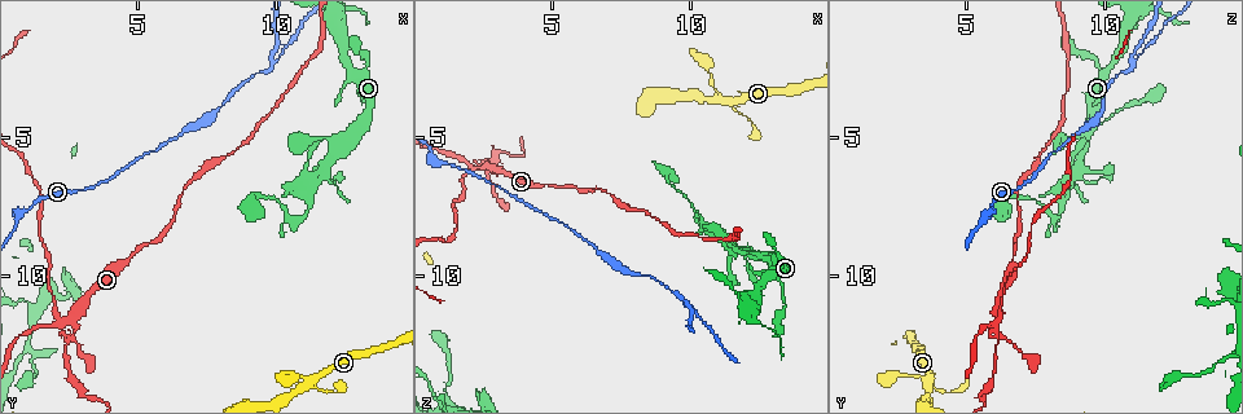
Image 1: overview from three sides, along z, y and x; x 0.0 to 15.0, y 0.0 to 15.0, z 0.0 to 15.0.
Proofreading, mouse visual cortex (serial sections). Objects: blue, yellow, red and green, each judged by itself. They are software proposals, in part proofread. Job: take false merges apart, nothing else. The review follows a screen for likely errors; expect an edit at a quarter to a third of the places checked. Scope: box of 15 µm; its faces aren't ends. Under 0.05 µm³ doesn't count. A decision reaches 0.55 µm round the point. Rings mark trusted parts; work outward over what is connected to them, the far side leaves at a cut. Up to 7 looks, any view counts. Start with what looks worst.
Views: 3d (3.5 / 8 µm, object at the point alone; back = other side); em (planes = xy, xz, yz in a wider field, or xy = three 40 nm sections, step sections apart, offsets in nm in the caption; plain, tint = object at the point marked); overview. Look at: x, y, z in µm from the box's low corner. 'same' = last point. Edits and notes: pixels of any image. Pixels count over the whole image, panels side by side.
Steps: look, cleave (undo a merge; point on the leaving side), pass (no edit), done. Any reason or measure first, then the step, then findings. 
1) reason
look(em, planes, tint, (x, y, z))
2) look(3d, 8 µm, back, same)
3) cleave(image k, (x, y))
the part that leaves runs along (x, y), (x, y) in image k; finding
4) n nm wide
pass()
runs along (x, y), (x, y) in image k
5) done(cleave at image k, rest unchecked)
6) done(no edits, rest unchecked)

look(3d, 3.5 µm, (9.9, 2.5, 11.0))

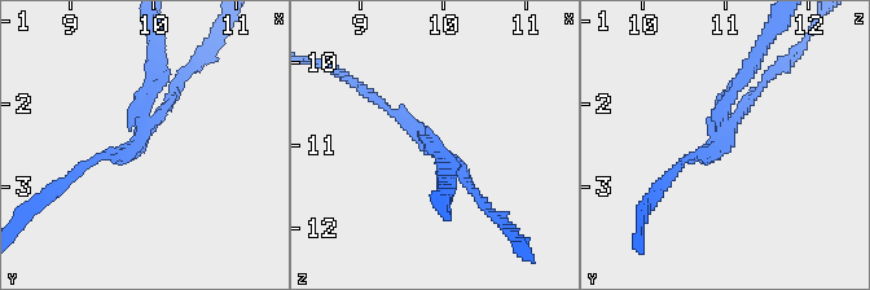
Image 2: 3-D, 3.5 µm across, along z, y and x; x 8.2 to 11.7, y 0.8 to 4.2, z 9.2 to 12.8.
3 arms; arms of 100, 150, 200 nm; need the tissue
look(em, xy, step 3, tint, (9.90, 2.35, 11.00))

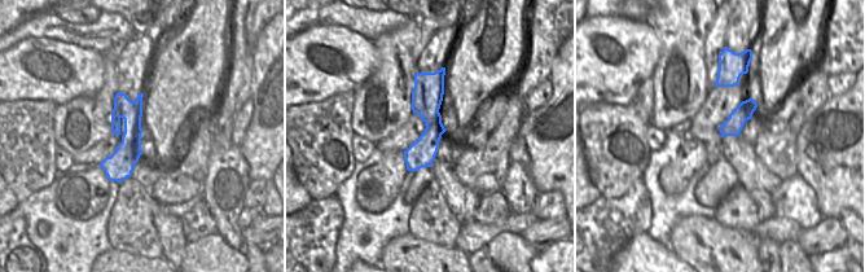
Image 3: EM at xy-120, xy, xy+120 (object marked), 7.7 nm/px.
cleave(image 2, (747, 71))
border along (140, 135), (118, 147) in image 3; two cells meet here

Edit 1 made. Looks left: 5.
look(overview)

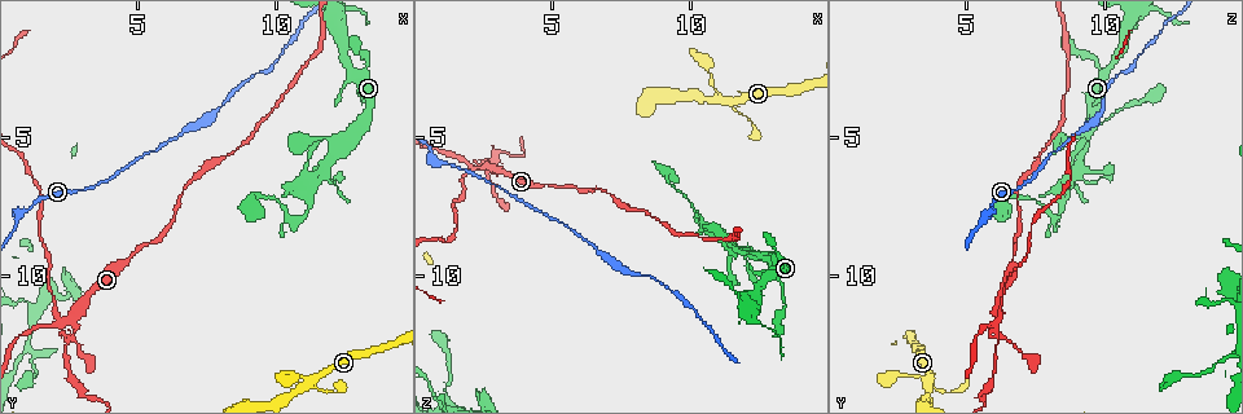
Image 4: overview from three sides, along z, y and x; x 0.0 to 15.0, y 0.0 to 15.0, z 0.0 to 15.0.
four arms meet
look(3d, 3.5 µm, (11.7, 6.1, 9.0))

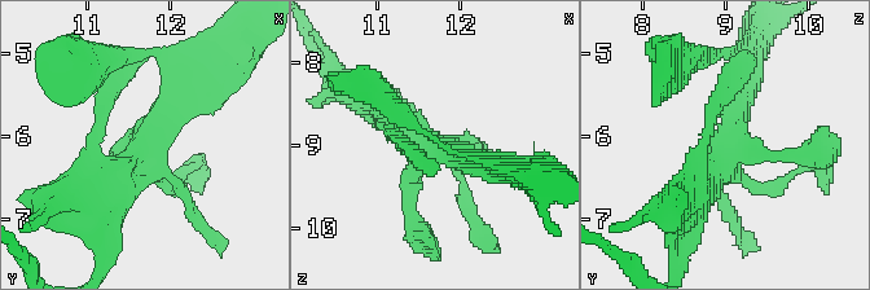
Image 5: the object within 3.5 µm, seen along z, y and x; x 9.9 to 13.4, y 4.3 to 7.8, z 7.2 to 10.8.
now the EM
look(em, xy, step 5, tint, (11.70, 6.15, 9.05))

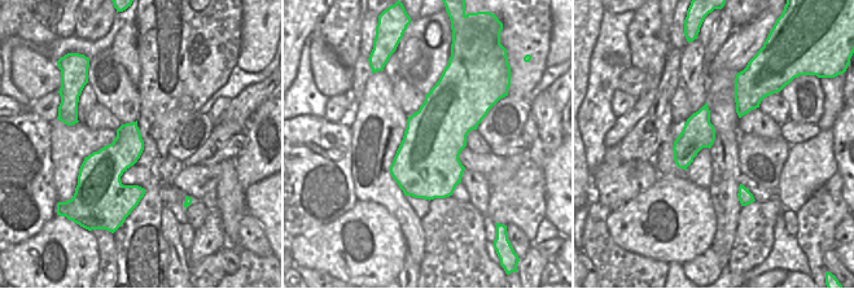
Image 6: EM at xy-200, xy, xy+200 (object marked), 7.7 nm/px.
look(em, xy, step 3, tint, same)

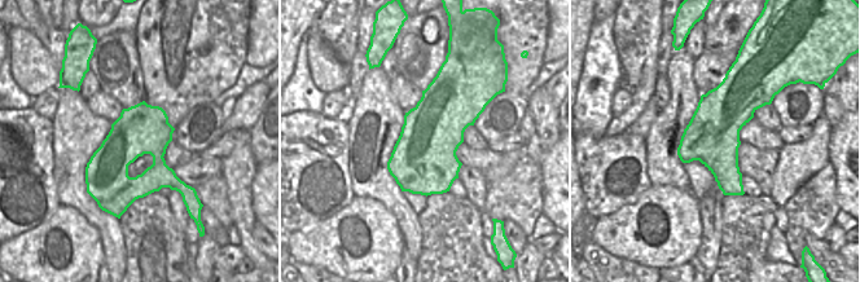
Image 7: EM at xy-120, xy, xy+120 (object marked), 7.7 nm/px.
pass()
continuous, no second cell

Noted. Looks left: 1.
done(cleave at image 2, rest unchecked)

